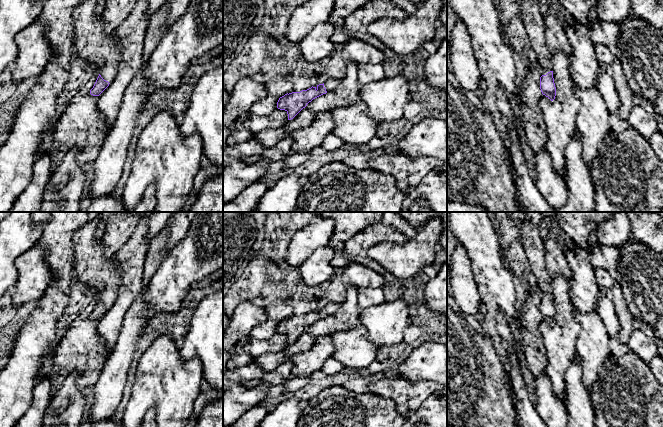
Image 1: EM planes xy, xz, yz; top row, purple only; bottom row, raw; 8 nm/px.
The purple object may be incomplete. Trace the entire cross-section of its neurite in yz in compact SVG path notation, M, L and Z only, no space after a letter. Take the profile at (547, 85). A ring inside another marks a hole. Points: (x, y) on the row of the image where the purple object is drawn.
M519 0L519 16L526 29L531 46L538 57L541 72L540 89L551 101L555 99L556 87L553 78L552 53L547 46L544 17L540 3L535 0Z

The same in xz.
M326 79L323 84L311 87L300 92L287 93L280 97L277 102L277 108L285 110L288 114L288 120L293 119L303 108L313 99L333 90L341 82L341 79Z

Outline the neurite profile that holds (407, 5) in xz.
M386 0L389 2L394 3L395 5L399 6L400 8L404 9L407 15L412 15L416 10L416 6L410 0Z

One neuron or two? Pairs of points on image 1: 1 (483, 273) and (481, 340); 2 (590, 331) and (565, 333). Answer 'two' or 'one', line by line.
1: two
2: two

